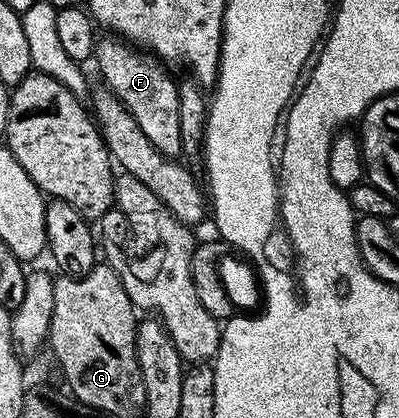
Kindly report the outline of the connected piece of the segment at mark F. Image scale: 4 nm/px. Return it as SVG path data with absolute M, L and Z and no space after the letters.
M101 39L97 43L94 53L94 64L100 67L100 72L104 75L105 82L109 84L105 85L114 90L114 95L120 99L124 109L132 115L134 122L138 122L138 126L142 126L142 134L146 134L146 138L150 138L150 142L163 156L169 158L179 157L182 152L182 145L180 142L180 89L177 81L172 81L171 74L167 72L169 69L147 51L140 51L123 39L111 39Z

